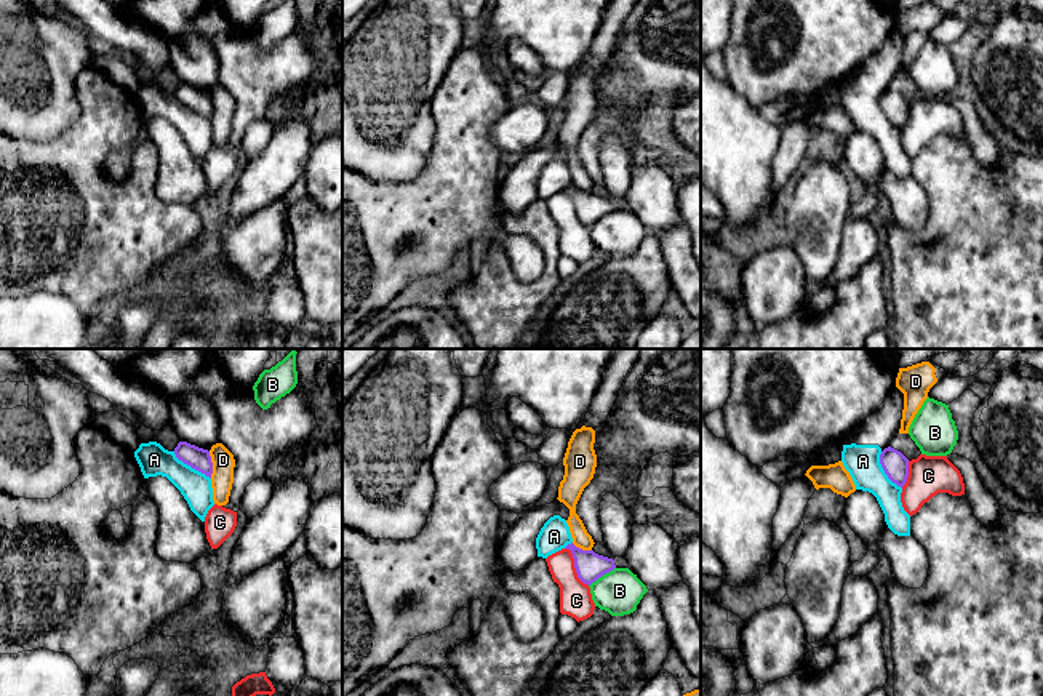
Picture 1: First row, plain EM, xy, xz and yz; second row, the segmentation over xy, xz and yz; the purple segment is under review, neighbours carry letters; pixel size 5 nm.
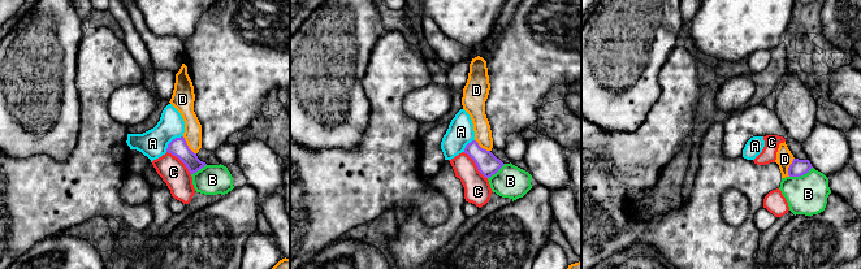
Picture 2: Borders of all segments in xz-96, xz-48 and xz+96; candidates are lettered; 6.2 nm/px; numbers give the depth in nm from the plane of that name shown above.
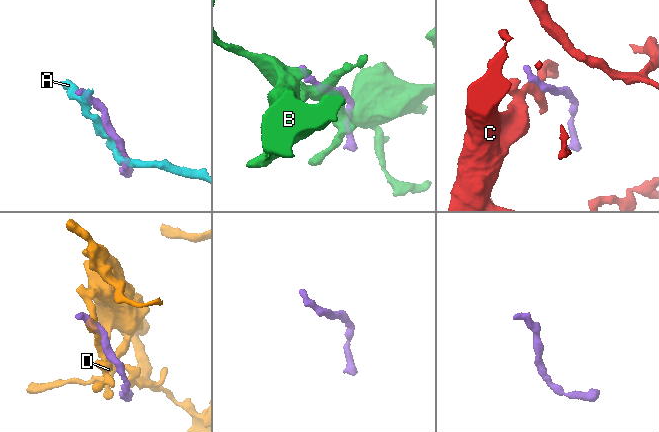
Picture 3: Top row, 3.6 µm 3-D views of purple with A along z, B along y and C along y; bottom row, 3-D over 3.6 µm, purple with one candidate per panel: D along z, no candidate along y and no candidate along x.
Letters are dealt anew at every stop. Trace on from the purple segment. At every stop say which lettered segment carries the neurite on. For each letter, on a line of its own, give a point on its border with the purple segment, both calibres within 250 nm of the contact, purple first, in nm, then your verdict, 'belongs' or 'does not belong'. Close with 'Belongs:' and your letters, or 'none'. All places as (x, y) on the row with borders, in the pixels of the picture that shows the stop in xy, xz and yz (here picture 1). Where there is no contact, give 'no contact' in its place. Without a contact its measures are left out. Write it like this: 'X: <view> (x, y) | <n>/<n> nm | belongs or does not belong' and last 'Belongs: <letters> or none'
A: xy (191, 466) | 110/160 nm | does not belong
B: xz (602, 575) | 140/220 nm | does not belong
C: xz (575, 567) | 140/160 nm | does not belong
D: xy (211, 464) | 110/110 nm | does not belong
Belongs: none

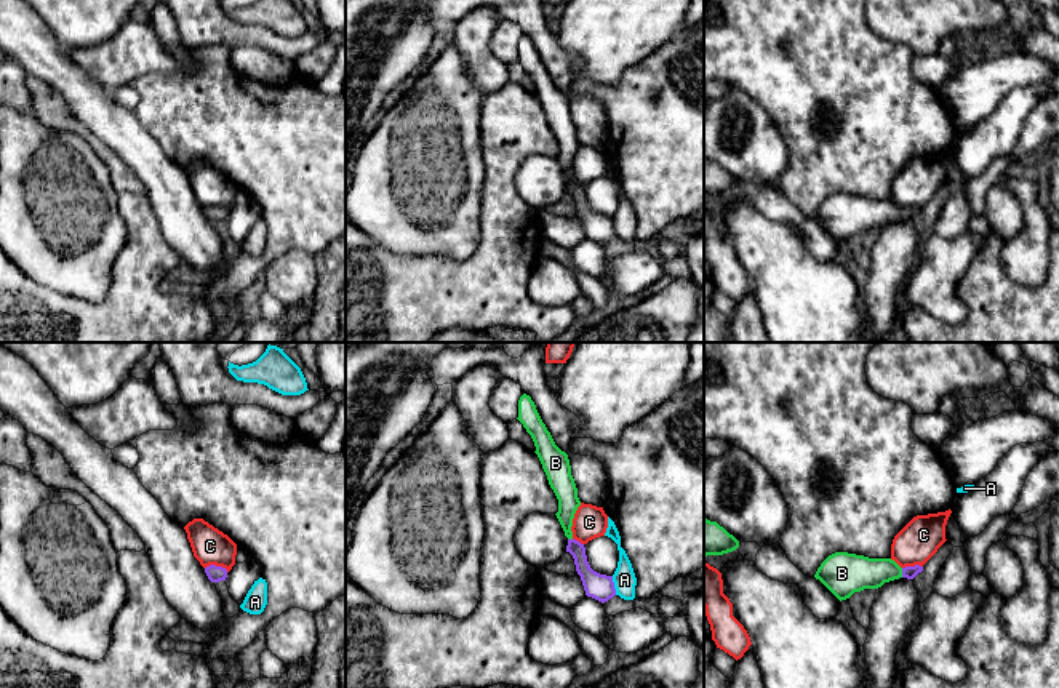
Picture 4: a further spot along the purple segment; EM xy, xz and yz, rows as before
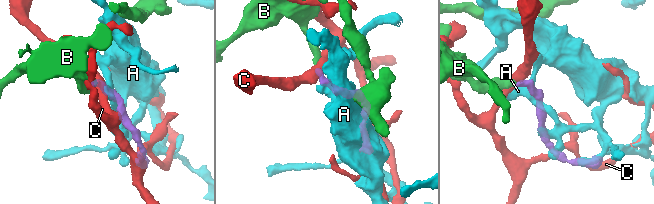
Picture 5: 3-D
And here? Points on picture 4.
A: xz (613, 586) | 130/120 nm | does not belong
B: yz (903, 573) | 60/190 nm | belongs
C: xy (215, 565) | 80/190 nm | does not belong
Belongs: B

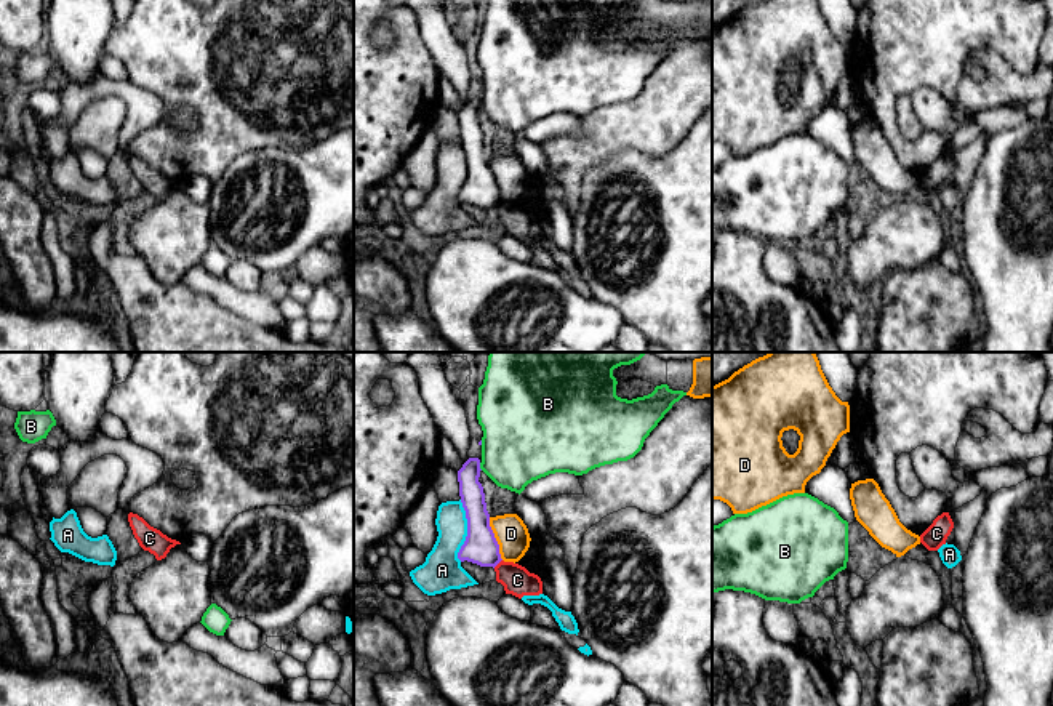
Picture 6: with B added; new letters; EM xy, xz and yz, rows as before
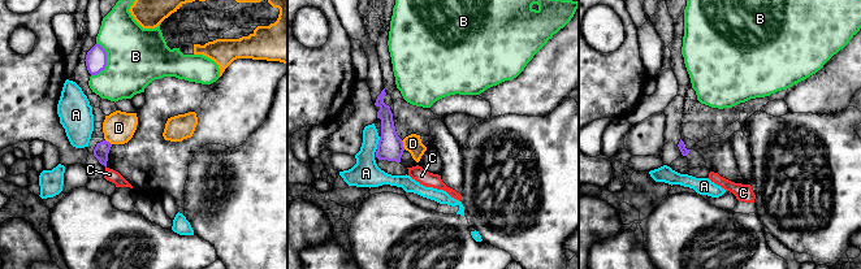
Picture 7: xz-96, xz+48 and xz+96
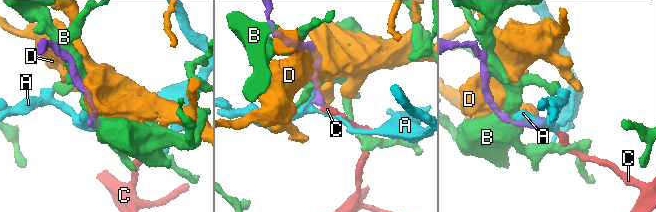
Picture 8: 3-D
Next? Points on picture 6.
A: xz (468, 530) | 170/200 nm | does not belong
B: xz (479, 466) | 120/400 nm | does not belong
C: xz (496, 564) | 170/150 nm | does not belong
D: xz (495, 538) | 170/160 nm | does not belong
Belongs: none

